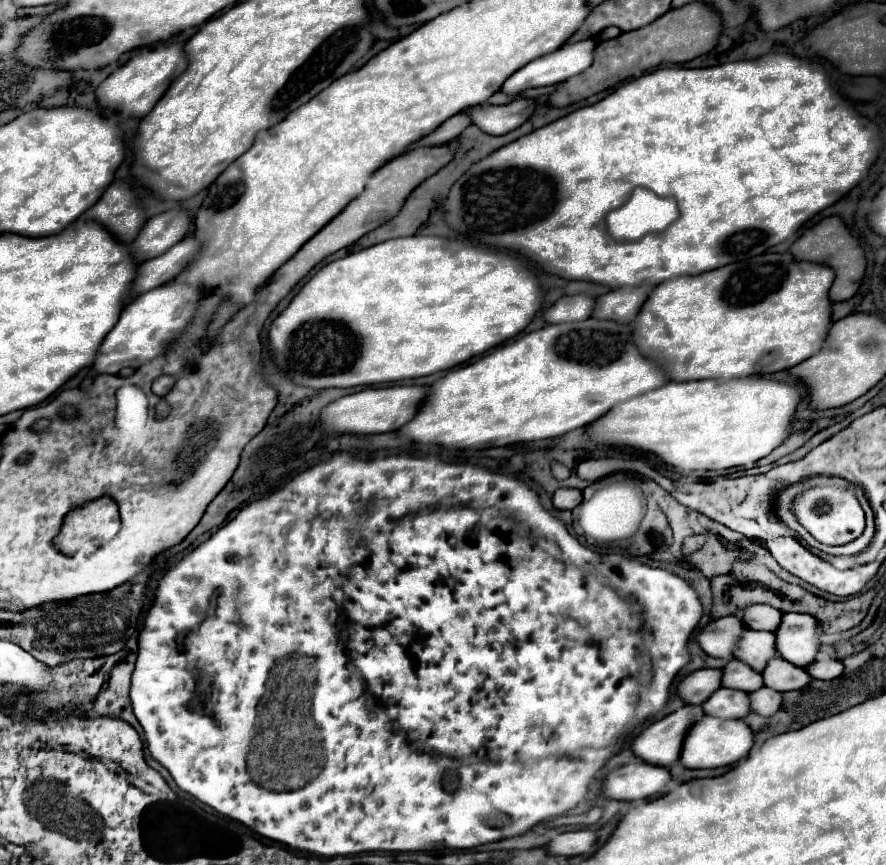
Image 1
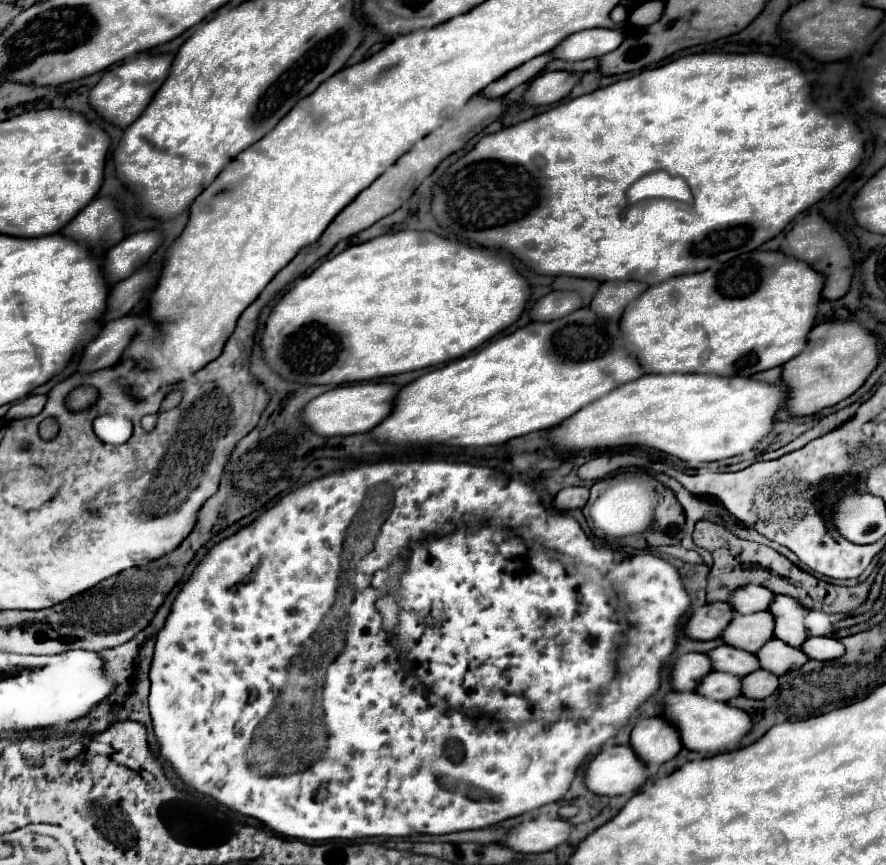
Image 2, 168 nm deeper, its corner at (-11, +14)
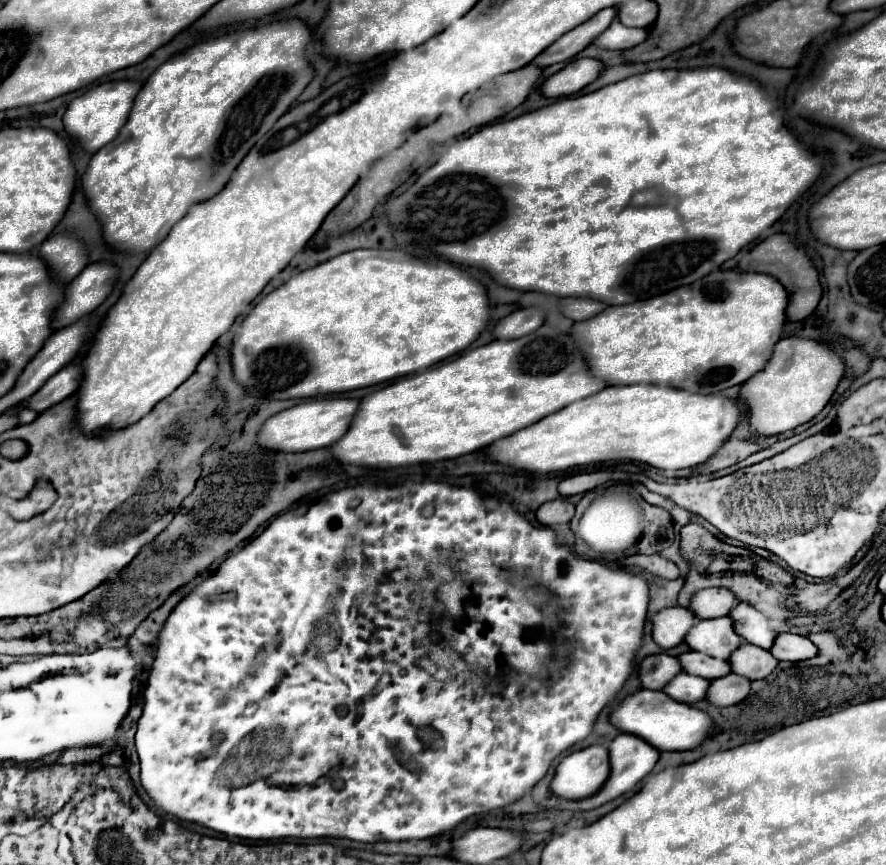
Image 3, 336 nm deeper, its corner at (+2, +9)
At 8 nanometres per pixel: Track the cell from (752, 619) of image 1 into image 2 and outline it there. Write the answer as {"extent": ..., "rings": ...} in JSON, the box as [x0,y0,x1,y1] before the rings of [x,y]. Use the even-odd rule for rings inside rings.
{"extent":[729,584,775,614],"rings":[[[749,584],[749,586],[743,586],[743,588],[735,590],[729,604],[739,614],[753,614],[753,612],[769,610],[773,598],[775,598],[775,594],[771,594],[771,590],[767,590],[763,586]]]}

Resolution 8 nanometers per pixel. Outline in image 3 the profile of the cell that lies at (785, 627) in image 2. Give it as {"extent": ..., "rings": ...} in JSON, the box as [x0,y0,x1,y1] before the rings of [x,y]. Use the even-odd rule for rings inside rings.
{"extent":[728,603,776,649],"rings":[[[738,603],[736,607],[732,607],[728,617],[734,619],[734,631],[738,631],[744,641],[762,649],[772,647],[776,633],[768,627],[768,619],[764,613],[756,611],[748,603]]]}

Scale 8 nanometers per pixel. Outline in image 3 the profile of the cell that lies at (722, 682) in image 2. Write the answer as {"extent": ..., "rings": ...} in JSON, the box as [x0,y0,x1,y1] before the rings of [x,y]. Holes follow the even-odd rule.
{"extent":[662,673,710,703],"rings":[[[678,673],[674,679],[670,679],[670,683],[666,683],[666,689],[662,691],[680,703],[694,703],[704,699],[708,685],[710,681],[702,677],[690,673]]]}

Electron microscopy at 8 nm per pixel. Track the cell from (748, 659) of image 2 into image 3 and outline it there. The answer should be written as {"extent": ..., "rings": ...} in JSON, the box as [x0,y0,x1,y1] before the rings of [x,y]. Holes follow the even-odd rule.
{"extent":[678,651,730,681],"rings":[[[698,651],[682,653],[682,655],[678,655],[678,661],[680,661],[684,673],[698,675],[698,677],[704,677],[704,679],[708,679],[708,681],[718,679],[722,673],[724,673],[724,675],[730,673],[730,665],[728,665],[726,661],[708,657],[708,655],[698,653]],[[716,673],[720,673],[720,675],[716,675]]]}

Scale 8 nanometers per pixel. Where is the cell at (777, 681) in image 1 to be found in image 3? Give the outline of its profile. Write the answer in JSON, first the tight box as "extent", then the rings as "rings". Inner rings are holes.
{"extent":[728,643,778,681],"rings":[[[742,643],[734,651],[734,655],[730,655],[728,663],[730,663],[732,673],[754,681],[754,679],[768,677],[774,671],[774,667],[778,665],[778,659],[774,659],[772,653],[766,649],[758,649],[756,645]]]}

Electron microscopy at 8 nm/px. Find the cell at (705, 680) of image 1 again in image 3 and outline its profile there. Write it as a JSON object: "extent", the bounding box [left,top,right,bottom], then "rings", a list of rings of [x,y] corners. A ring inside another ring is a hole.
{"extent":[638,653,682,689],"rings":[[[666,653],[650,655],[640,661],[638,667],[638,679],[644,689],[662,689],[674,675],[682,671],[676,657],[670,657]]]}

